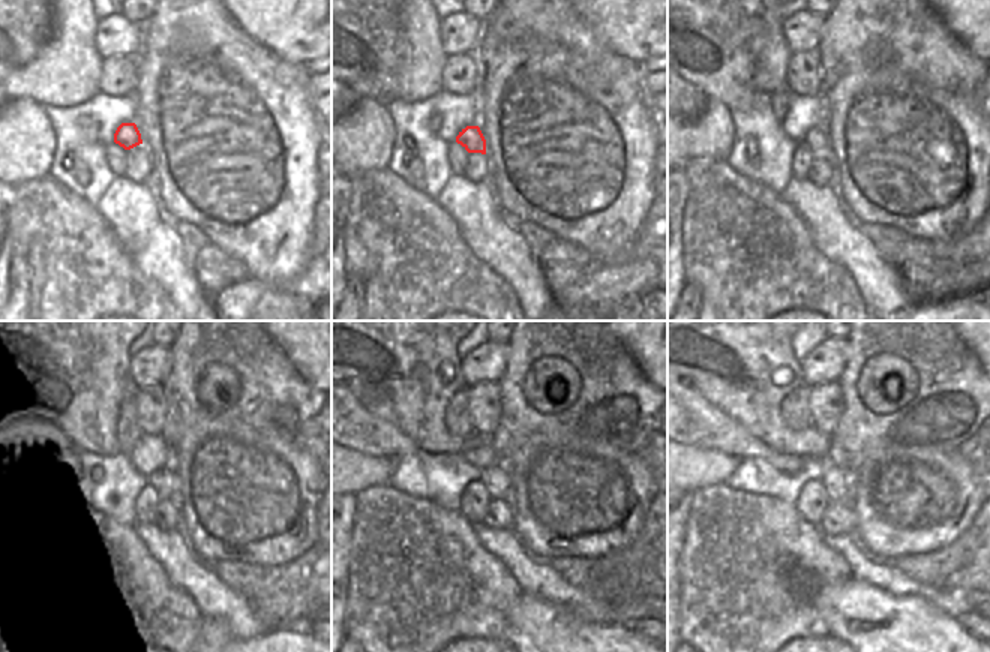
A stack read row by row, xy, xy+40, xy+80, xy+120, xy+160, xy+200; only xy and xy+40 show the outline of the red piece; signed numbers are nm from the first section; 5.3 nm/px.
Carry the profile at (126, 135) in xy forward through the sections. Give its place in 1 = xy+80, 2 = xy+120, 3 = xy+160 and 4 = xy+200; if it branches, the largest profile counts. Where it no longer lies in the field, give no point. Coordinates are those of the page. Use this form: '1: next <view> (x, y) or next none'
1: next xy+80 (816, 141)
2: next xy+120 (162, 480)
3: next xy+160 (497, 478)
4: next xy+200 (839, 486)

